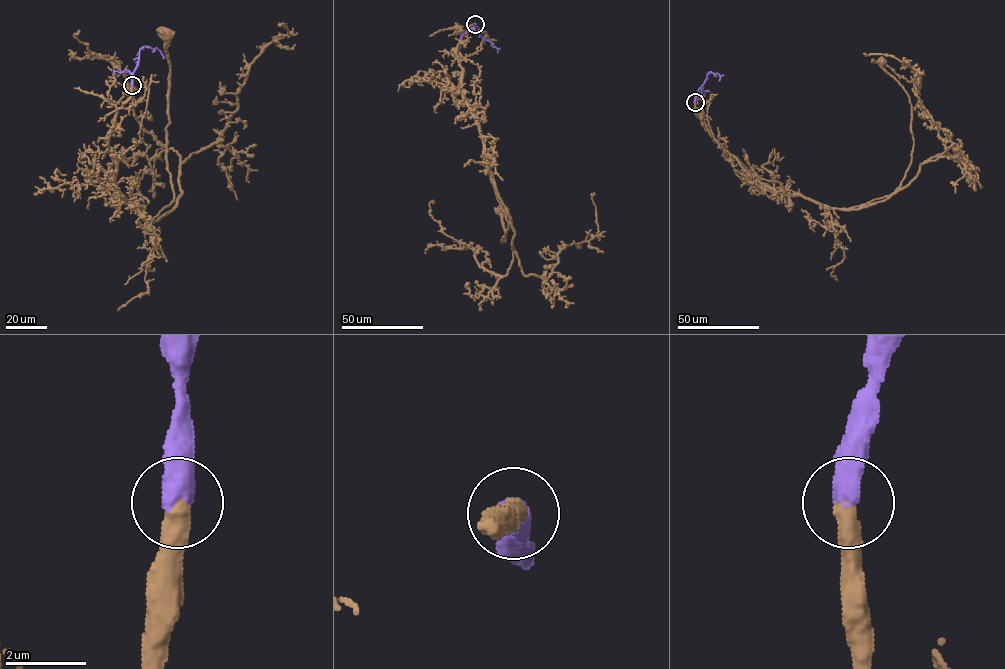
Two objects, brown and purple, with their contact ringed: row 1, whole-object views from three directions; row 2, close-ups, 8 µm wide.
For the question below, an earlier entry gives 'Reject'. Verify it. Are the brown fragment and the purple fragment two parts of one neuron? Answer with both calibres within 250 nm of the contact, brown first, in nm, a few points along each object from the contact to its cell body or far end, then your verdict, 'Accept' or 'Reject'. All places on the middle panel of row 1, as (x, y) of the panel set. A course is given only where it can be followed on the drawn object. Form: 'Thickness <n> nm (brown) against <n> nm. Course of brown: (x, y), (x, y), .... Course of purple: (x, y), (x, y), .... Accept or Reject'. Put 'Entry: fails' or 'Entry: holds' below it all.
Thickness 550 nm (brown) against 650 nm. Course of brown: (475, 24), (464, 32), (456, 58), (462, 70), (461, 92), (478, 126), (507, 222), (502, 242), (503, 211). Course of purple: (475, 24), (481, 36), (500, 48). Accept
Entry: fails

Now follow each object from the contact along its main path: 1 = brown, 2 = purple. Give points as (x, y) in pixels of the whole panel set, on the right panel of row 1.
1: (695, 102), (709, 133), (761, 183), (830, 207), (853, 207), (890, 195), (912, 159), (910, 98), (882, 62)
2: (695, 102), (695, 95), (708, 73), (717, 73), (719, 81)

